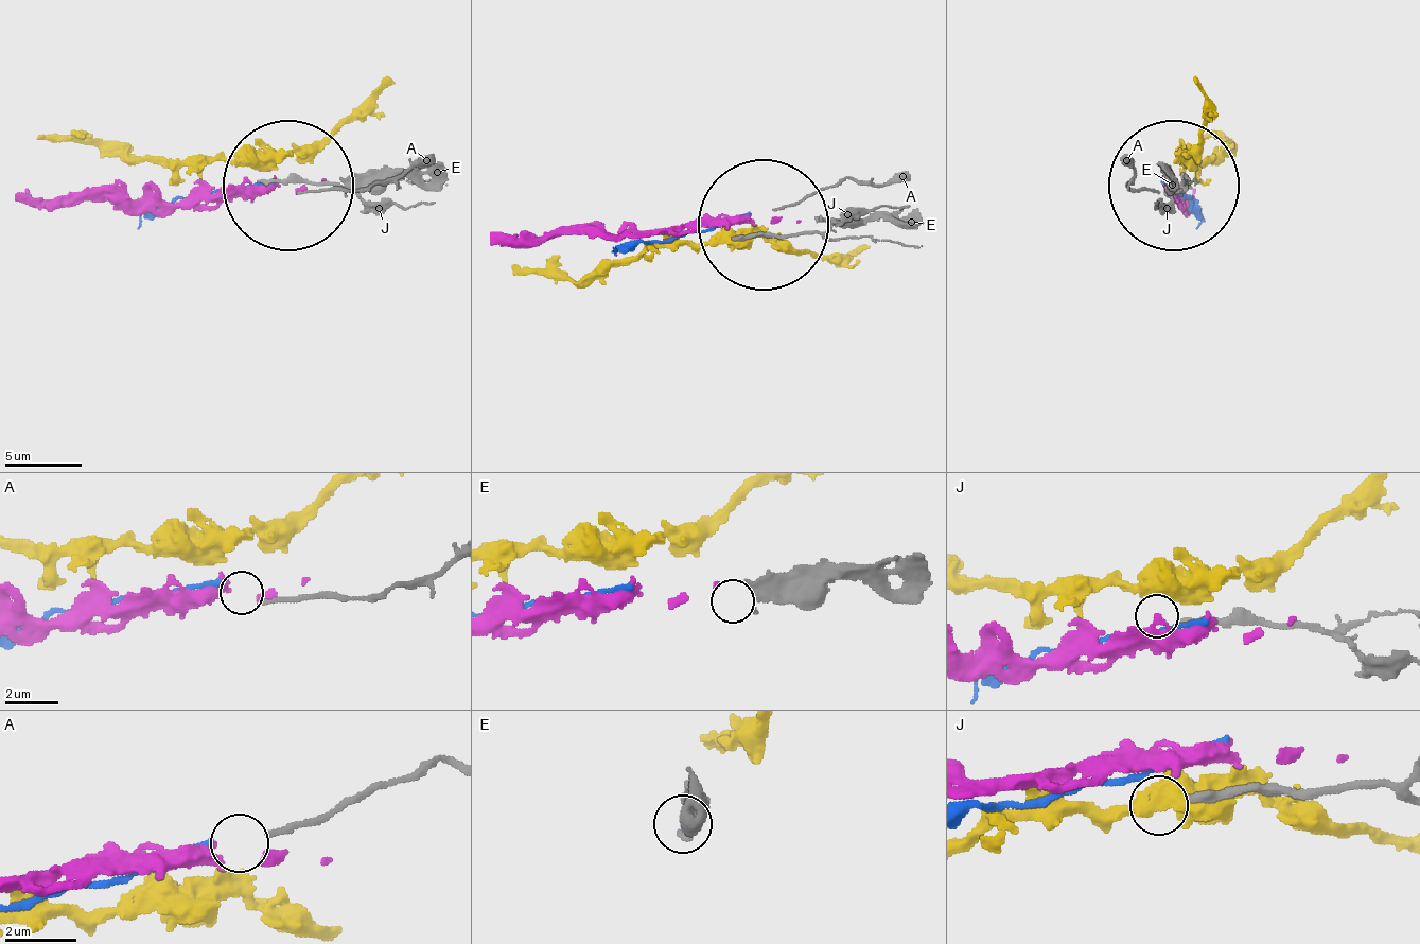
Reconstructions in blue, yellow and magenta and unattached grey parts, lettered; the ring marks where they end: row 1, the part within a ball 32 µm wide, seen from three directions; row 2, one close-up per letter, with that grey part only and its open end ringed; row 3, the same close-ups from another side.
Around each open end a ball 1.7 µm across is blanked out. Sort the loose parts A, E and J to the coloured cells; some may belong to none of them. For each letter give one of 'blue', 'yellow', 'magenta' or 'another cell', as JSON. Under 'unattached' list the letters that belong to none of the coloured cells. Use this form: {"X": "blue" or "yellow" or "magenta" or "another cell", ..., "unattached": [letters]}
{"A": "blue", "E": "magenta", "J": "another cell", "unattached": ["J"]}

